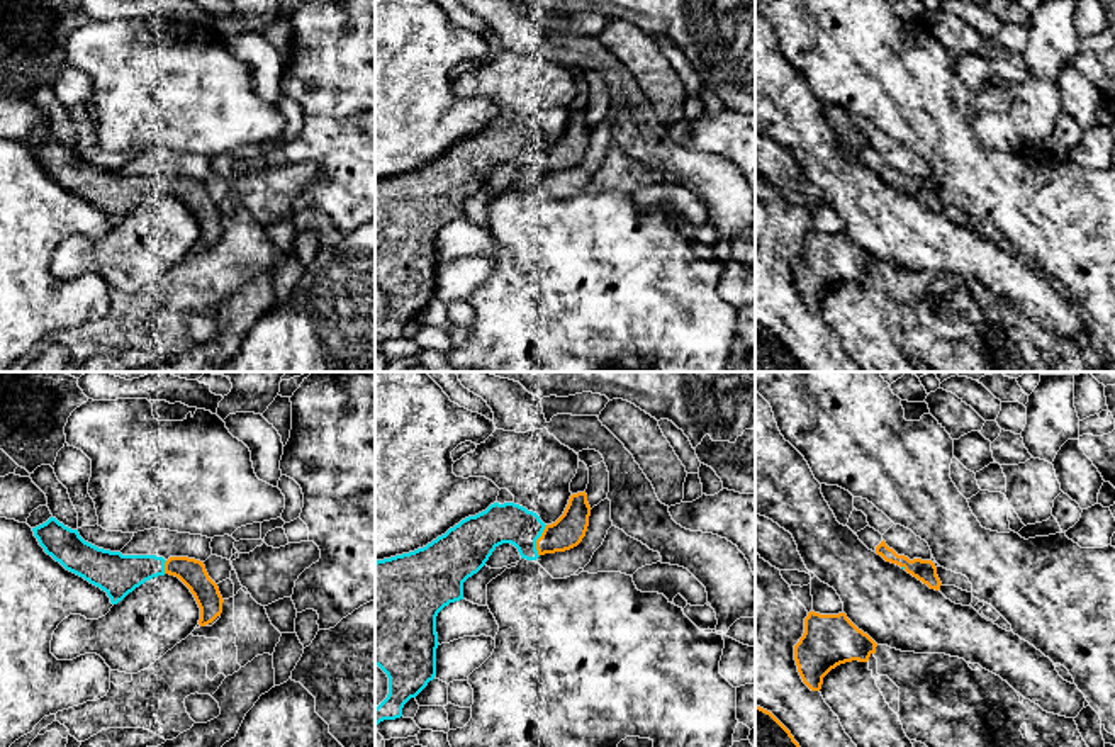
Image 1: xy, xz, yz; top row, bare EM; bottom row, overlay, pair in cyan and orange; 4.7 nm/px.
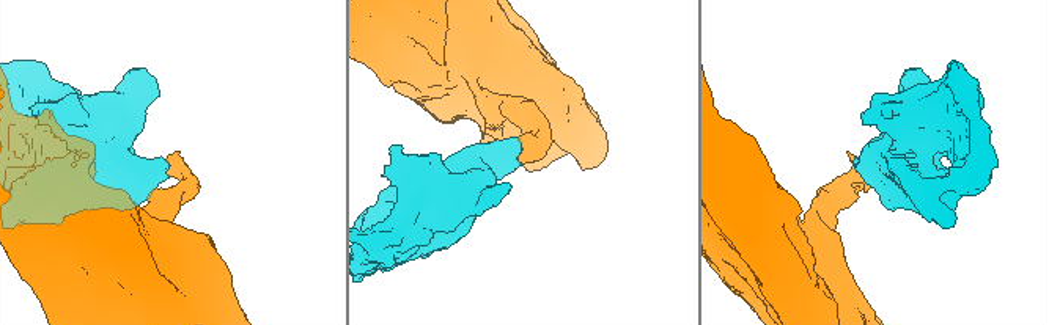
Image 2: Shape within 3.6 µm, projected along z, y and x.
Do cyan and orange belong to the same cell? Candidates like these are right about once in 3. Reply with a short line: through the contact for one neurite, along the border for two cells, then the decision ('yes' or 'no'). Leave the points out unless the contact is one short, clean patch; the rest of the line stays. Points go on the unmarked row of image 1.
yes

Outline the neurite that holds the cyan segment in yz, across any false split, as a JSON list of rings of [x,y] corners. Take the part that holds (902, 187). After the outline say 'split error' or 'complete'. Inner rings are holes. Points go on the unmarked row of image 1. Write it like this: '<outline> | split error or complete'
[[[884,160],[876,166],[876,173],[881,175],[886,182],[899,185],[908,194],[927,204],[930,209],[940,209],[942,202],[932,180],[910,180],[908,177],[898,175],[893,168],[889,168]]] | split error

